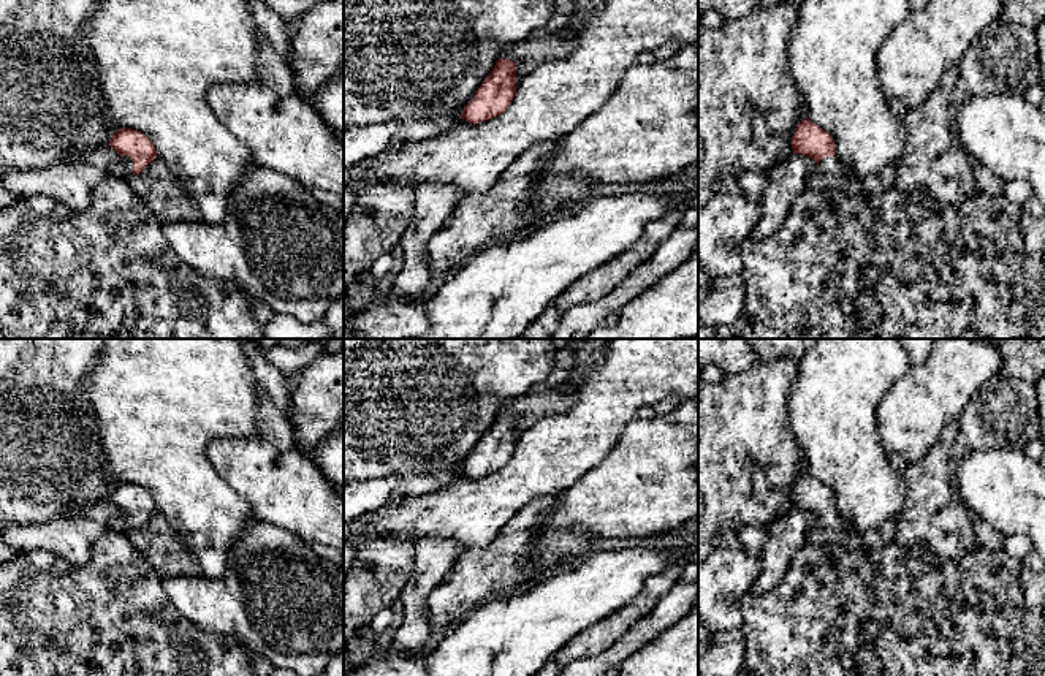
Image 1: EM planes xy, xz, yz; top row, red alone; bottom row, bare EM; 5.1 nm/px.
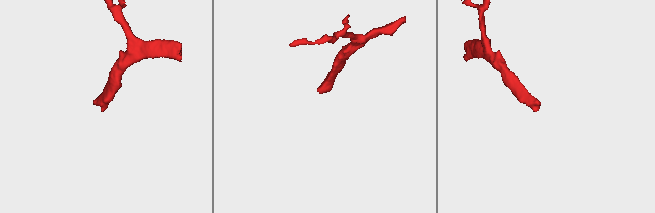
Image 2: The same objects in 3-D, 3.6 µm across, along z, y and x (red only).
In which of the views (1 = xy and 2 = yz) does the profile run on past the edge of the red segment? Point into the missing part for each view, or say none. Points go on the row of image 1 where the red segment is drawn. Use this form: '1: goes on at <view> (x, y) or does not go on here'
1: goes on at xy (125, 165)
2: goes on at yz (830, 165)

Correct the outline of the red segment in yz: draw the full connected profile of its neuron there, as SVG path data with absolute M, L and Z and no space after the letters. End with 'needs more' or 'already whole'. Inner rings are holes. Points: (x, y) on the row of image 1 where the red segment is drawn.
M808 117L803 119L792 136L793 154L812 158L817 163L817 173L833 174L846 179L847 169L836 157L834 141L831 135L812 123Z; needs more

